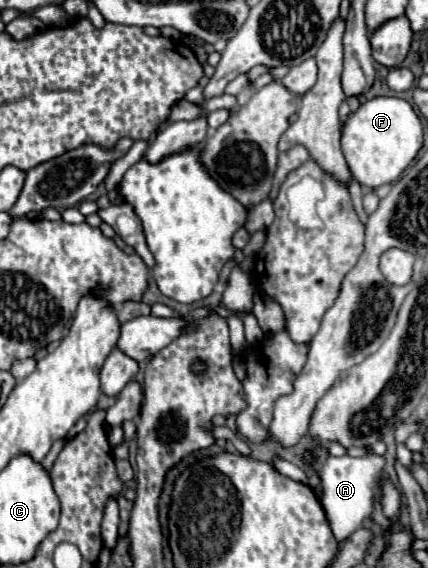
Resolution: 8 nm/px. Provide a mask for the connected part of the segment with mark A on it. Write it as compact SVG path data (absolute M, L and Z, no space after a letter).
M343 455L343 457L327 457L325 465L321 467L319 471L319 479L323 487L321 505L325 509L333 535L339 543L345 541L365 521L371 519L373 503L375 503L375 489L377 489L384 462L385 458L378 455L369 455L369 457Z

